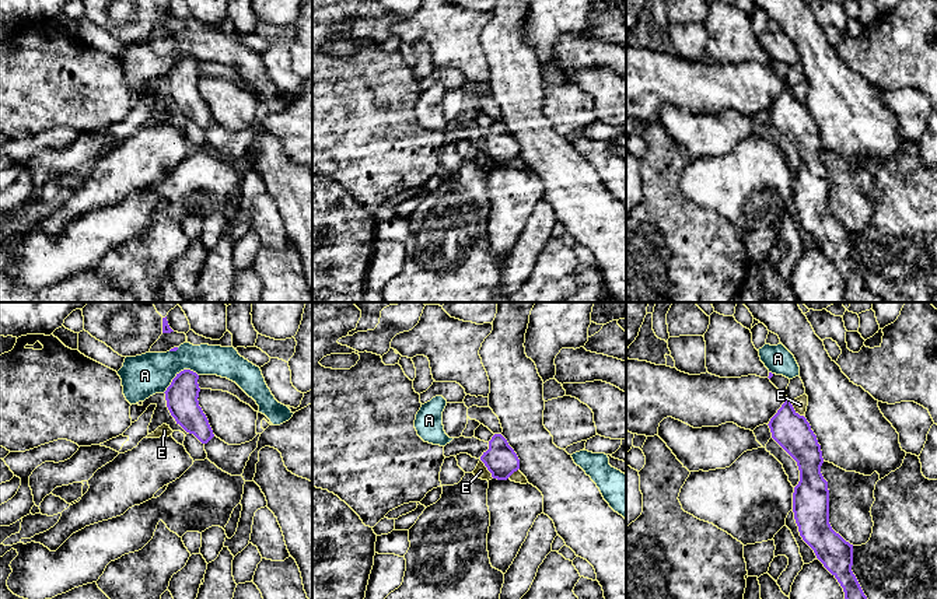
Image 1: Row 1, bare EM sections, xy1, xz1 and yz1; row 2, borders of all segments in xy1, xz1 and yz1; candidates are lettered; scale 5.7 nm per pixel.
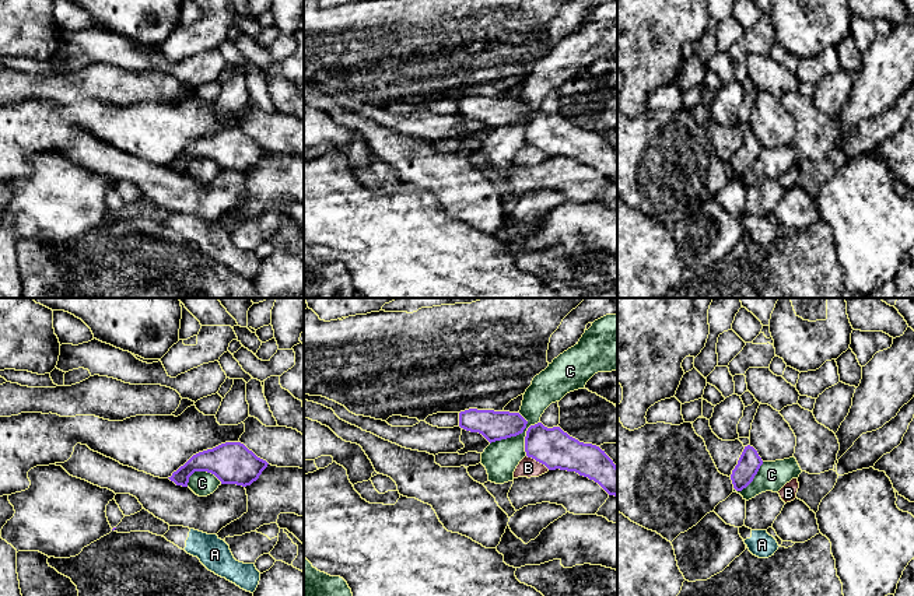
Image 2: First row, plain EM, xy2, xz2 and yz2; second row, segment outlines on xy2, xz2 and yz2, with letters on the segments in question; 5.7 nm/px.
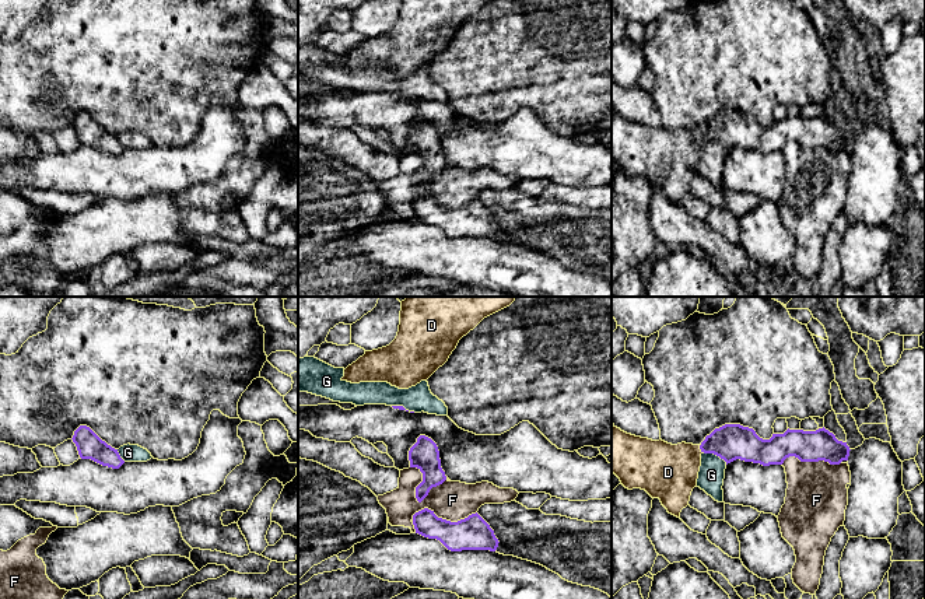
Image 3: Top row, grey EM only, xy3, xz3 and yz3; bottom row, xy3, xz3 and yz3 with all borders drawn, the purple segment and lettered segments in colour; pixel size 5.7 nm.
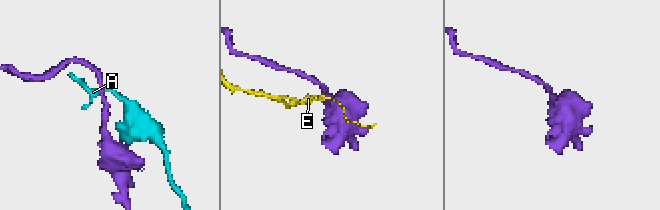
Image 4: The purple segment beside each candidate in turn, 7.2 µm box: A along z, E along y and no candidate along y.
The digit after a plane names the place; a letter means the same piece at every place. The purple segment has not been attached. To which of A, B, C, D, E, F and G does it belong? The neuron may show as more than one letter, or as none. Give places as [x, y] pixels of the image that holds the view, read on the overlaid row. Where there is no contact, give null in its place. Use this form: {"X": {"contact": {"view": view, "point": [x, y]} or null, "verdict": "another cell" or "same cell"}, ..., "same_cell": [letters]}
{"A": {"contact": {"view": "xy1", "point": [178, 374]}, "verdict": "another cell"}, "B": {"contact": {"view": "xz2", "point": [538, 460]}, "verdict": "another cell"}, "C": {"contact": {"view": "xz2", "point": [514, 435]}, "verdict": "another cell"}, "D": {"contact": {"view": "yz3", "point": [700, 448]}, "verdict": "same cell"}, "E": {"contact": {"view": "yz1", "point": [793, 409]}, "verdict": "another cell"}, "F": {"contact": {"view": "xz3", "point": [416, 496]}, "verdict": "another cell"}, "G": {"contact": {"view": "yz3", "point": [715, 454]}, "verdict": "another cell"}, "same_cell": ["D"]}

